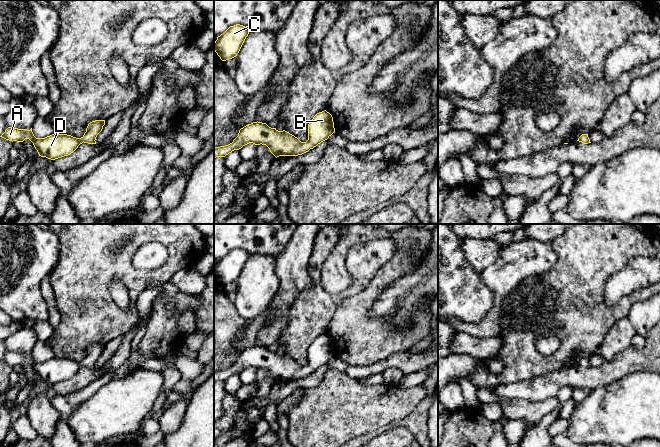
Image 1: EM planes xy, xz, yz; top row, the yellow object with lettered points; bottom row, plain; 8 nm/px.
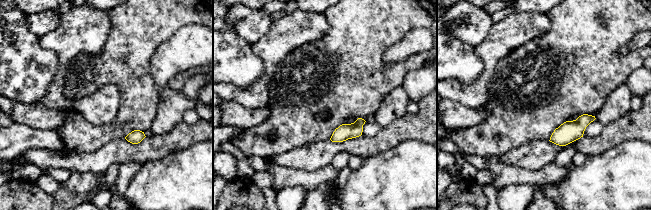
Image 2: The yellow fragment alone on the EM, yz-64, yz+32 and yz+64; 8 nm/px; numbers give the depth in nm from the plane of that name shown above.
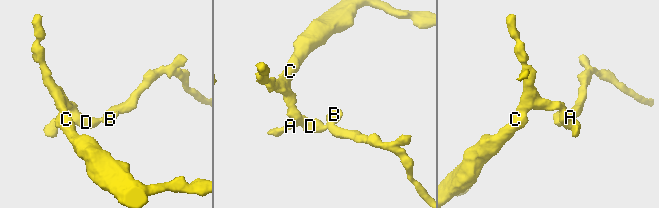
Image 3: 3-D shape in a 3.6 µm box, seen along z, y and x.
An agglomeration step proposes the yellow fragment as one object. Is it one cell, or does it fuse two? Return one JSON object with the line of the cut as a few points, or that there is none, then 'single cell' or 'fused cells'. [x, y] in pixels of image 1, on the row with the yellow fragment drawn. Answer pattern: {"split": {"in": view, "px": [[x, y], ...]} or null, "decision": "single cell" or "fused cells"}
{"split": null, "decision": "single cell"}

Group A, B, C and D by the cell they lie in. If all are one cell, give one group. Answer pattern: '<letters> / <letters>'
A B C D

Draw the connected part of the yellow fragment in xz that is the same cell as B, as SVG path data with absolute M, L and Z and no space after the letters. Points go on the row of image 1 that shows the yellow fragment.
M326 110L317 113L309 122L306 142L301 142L285 130L278 131L266 123L257 121L241 128L232 143L215 147L214 158L225 157L249 143L266 145L276 158L279 156L298 156L327 140L333 133L335 133L333 117Z

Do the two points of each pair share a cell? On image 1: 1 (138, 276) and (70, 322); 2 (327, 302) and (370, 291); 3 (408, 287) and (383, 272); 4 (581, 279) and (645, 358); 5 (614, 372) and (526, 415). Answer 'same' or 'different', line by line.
1: same
2: different
3: different
4: different
5: different

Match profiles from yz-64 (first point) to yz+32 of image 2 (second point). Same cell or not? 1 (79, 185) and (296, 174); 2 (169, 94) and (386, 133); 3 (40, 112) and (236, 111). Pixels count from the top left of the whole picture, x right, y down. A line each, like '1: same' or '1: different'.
1: same
2: different
3: same

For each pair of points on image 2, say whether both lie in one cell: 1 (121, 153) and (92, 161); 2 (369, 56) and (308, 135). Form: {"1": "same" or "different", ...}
{"1": "same", "2": "same"}

